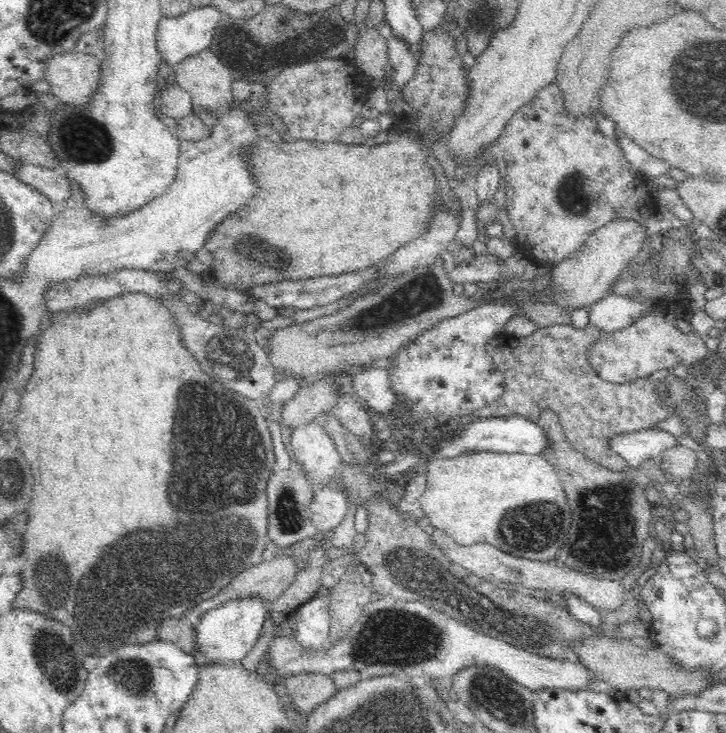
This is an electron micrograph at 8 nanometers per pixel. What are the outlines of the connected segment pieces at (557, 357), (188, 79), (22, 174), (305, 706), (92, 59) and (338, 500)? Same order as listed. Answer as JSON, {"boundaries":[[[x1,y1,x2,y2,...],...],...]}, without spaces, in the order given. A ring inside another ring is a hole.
{"boundaries":[[[554,324,548,328,539,328,534,334,523,338,512,338,506,332,502,332,500,336,489,342,487,353,504,375,504,392,502,392,500,400,496,402,496,416,524,417,536,423,541,422,544,410,551,410,558,416,568,441,577,451,586,455,589,460,599,466,621,472,628,470,629,467,624,458,609,448,608,441,615,434,651,428,653,424,672,416,676,406,698,396,698,393,694,393,692,388,687,388,685,382,672,374,671,371,666,377,669,388,669,396,666,401,662,401,658,397,657,383,650,381,648,377,627,383,606,382,592,369,587,354,603,333,593,325,576,329,566,324]],[[202,50,174,67,173,82,191,94,194,107,219,113,232,103,234,75,210,50]],[[18,162,14,170,16,177,46,195,55,205,60,206,70,198,70,183,58,169]],[[298,673,284,678,284,682,295,712,300,717,311,713,317,705,338,692,334,681,326,674]],[[62,52,56,56,50,56,46,62,46,77,44,80,50,84,50,94,60,98,67,106,84,106,92,100,92,96,100,88,102,80,101,60,91,54,82,52]],[[331,486,317,488,311,504,311,521,320,533,333,531,342,524,348,510,348,498]]]}

